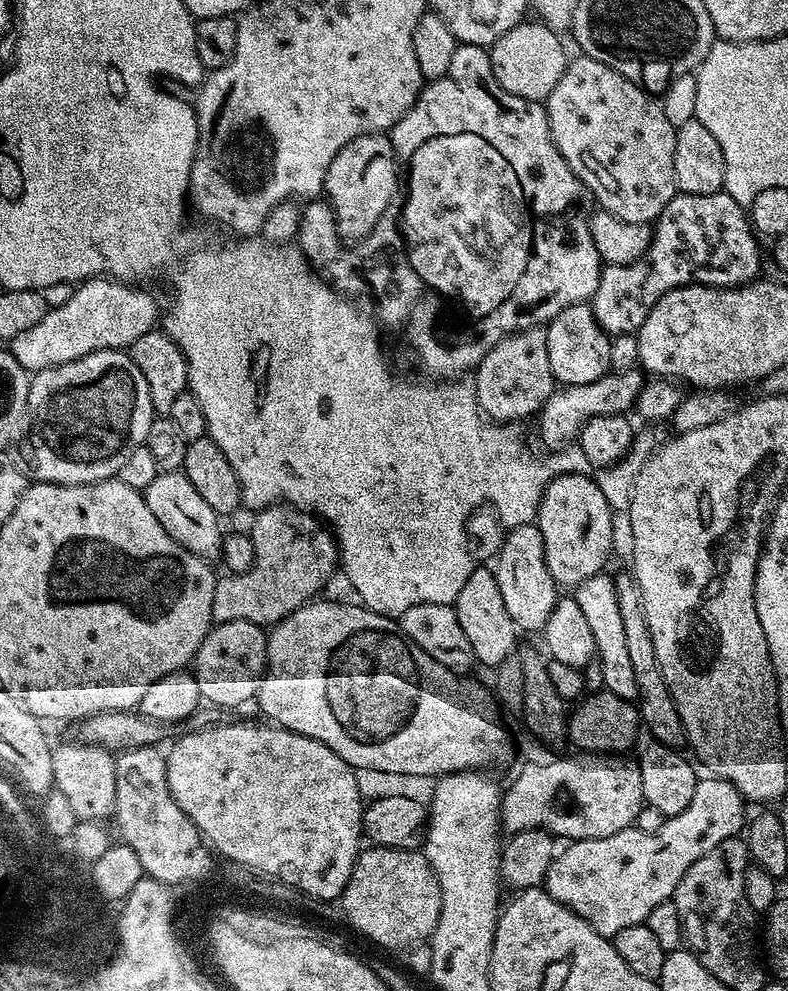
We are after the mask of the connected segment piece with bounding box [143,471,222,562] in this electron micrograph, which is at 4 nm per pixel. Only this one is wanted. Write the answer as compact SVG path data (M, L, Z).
M183 471L161 472L154 478L154 482L150 482L148 488L143 489L143 493L146 506L150 506L150 514L154 514L158 522L162 522L162 530L166 530L166 534L170 534L170 538L174 538L178 546L182 546L190 554L209 562L219 557L222 539L221 521L216 512L210 510L202 494L194 490L190 478L186 478Z

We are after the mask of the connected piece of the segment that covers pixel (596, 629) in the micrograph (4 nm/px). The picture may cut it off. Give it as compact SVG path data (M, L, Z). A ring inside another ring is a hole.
M601 574L586 578L586 582L576 585L574 599L582 609L582 614L594 634L596 660L601 666L606 691L623 700L635 701L638 694L638 682L634 678L634 670L631 668L630 658L626 654L626 633L622 630L622 618L618 614L616 586L613 577Z

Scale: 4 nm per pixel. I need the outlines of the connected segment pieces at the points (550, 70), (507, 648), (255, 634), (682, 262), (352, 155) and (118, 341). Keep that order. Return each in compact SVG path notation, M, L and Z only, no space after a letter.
M521 22L506 30L502 38L490 45L488 57L494 70L494 78L498 78L507 92L518 94L518 98L544 102L554 86L558 86L558 78L562 78L570 56L569 53L564 53L564 44L560 41L563 40L561 33L555 32L543 22L528 23Z
M473 567L470 578L466 578L466 586L462 586L454 607L458 614L458 626L462 626L466 639L470 641L473 657L479 663L481 660L484 664L499 666L517 651L518 629L506 611L506 602L502 602L502 590L498 590L496 573L491 567Z
M226 622L208 629L194 657L194 675L201 697L221 710L236 708L251 701L260 689L260 678L268 662L268 638L265 629L250 622Z
M726 191L714 194L686 194L681 192L673 200L666 202L666 210L655 220L652 228L652 241L648 249L634 262L629 264L609 264L601 267L597 289L594 290L590 307L598 326L609 337L622 334L637 333L642 322L646 322L646 314L666 294L675 288L687 284L705 284L708 288L738 288L742 284L750 284L761 275L760 248L756 245L757 233L750 223L749 213L745 205L734 202L734 198Z
M371 132L346 142L326 170L322 192L336 215L336 235L341 241L367 241L391 209L398 192L398 161L391 139Z
M111 278L83 281L64 306L49 308L42 322L30 326L30 330L18 334L18 338L10 342L12 357L29 374L35 374L66 362L74 362L98 350L131 349L135 340L153 331L158 324L156 300L144 288L147 287L133 286Z

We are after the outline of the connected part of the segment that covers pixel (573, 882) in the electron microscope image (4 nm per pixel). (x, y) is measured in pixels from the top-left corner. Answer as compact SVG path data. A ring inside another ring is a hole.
M697 779L690 806L686 806L682 814L667 817L664 824L658 826L658 830L654 830L654 834L646 834L633 826L626 830L618 830L618 834L610 834L610 838L571 841L565 852L557 851L553 855L544 875L544 891L578 918L585 920L595 932L609 938L616 936L618 930L626 930L626 926L645 923L650 910L654 910L658 902L675 897L678 882L682 882L682 874L686 874L686 870L690 870L690 866L694 866L694 862L698 862L702 854L710 854L710 850L719 848L722 842L737 835L745 827L746 801L740 795L740 791L728 780L707 779Z

